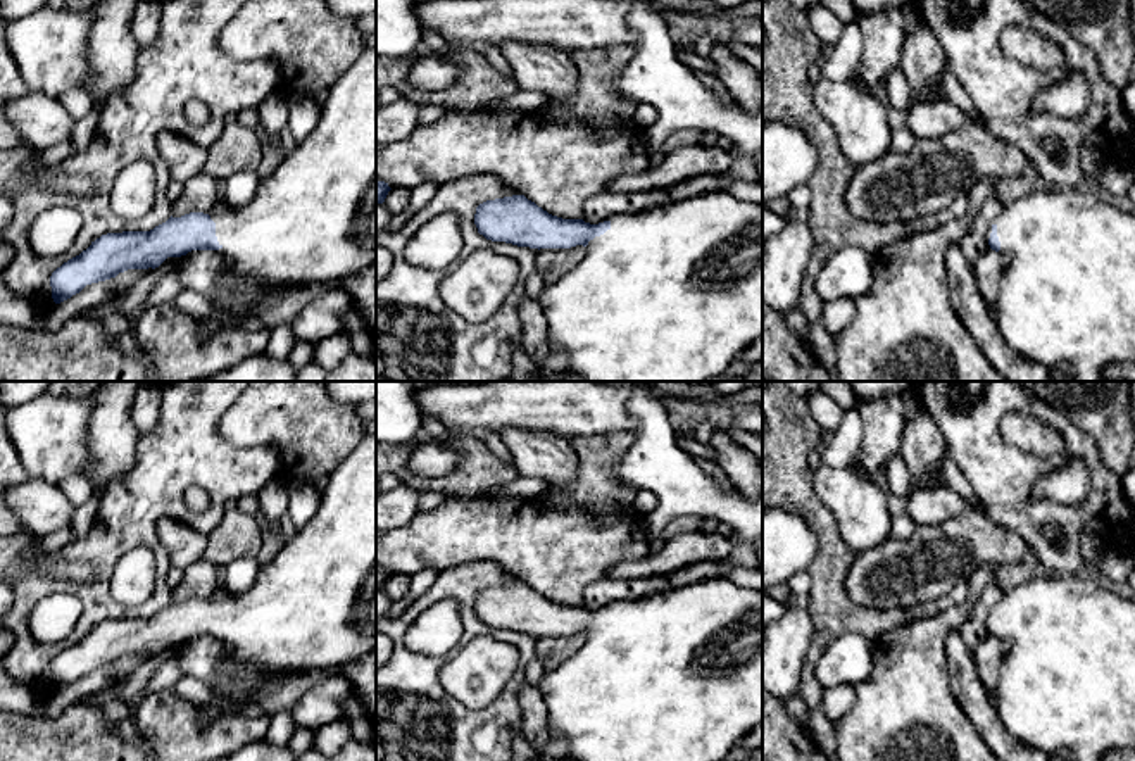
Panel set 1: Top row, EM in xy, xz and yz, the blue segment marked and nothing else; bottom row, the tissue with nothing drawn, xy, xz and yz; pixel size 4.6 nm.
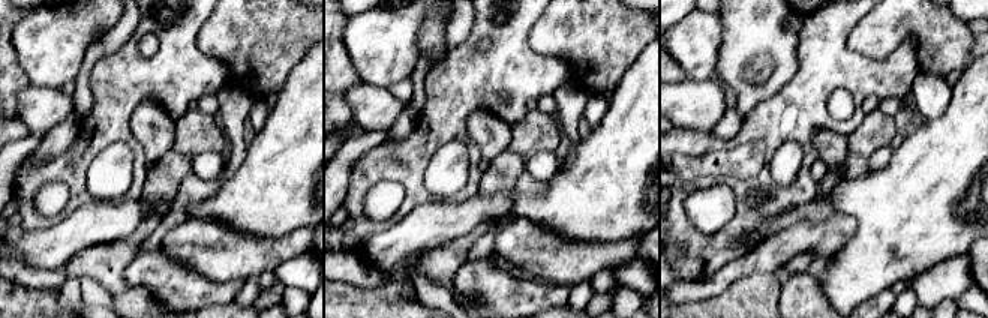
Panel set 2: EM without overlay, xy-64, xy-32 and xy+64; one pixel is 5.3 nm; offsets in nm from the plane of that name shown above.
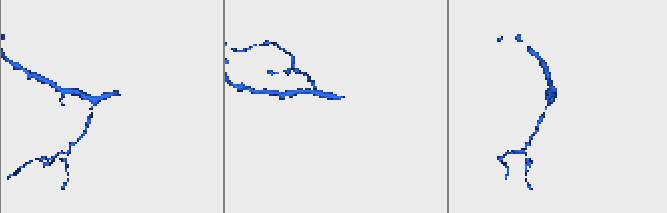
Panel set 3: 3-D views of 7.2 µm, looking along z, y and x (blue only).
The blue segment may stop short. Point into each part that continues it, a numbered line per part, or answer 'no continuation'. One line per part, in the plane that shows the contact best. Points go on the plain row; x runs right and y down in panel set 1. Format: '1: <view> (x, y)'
1: yz (1066, 685)

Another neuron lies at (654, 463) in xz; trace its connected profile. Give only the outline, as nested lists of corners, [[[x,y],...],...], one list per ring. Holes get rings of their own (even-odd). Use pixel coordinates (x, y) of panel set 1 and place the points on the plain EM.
[[[630,385],[633,392],[628,400],[628,412],[636,425],[636,440],[616,461],[612,473],[623,485],[633,487],[638,492],[652,492],[659,499],[655,514],[645,521],[649,538],[655,540],[662,537],[668,523],[678,516],[702,516],[730,525],[747,544],[757,547],[762,540],[762,495],[754,499],[745,497],[726,480],[704,473],[697,459],[680,449],[678,435],[673,430],[666,407],[650,392],[649,385]]]

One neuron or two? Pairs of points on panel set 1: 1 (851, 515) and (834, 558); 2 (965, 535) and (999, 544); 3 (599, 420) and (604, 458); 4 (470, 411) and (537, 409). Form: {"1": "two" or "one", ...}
{"1": "two", "2": "one", "3": "two", "4": "one"}

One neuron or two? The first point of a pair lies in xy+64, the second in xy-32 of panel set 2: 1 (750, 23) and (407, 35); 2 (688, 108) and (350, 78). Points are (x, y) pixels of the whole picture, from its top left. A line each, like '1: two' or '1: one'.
1: two
2: two

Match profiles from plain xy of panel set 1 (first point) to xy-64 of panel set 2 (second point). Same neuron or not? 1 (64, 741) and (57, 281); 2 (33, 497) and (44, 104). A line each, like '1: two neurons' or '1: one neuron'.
1: two neurons
2: one neuron

